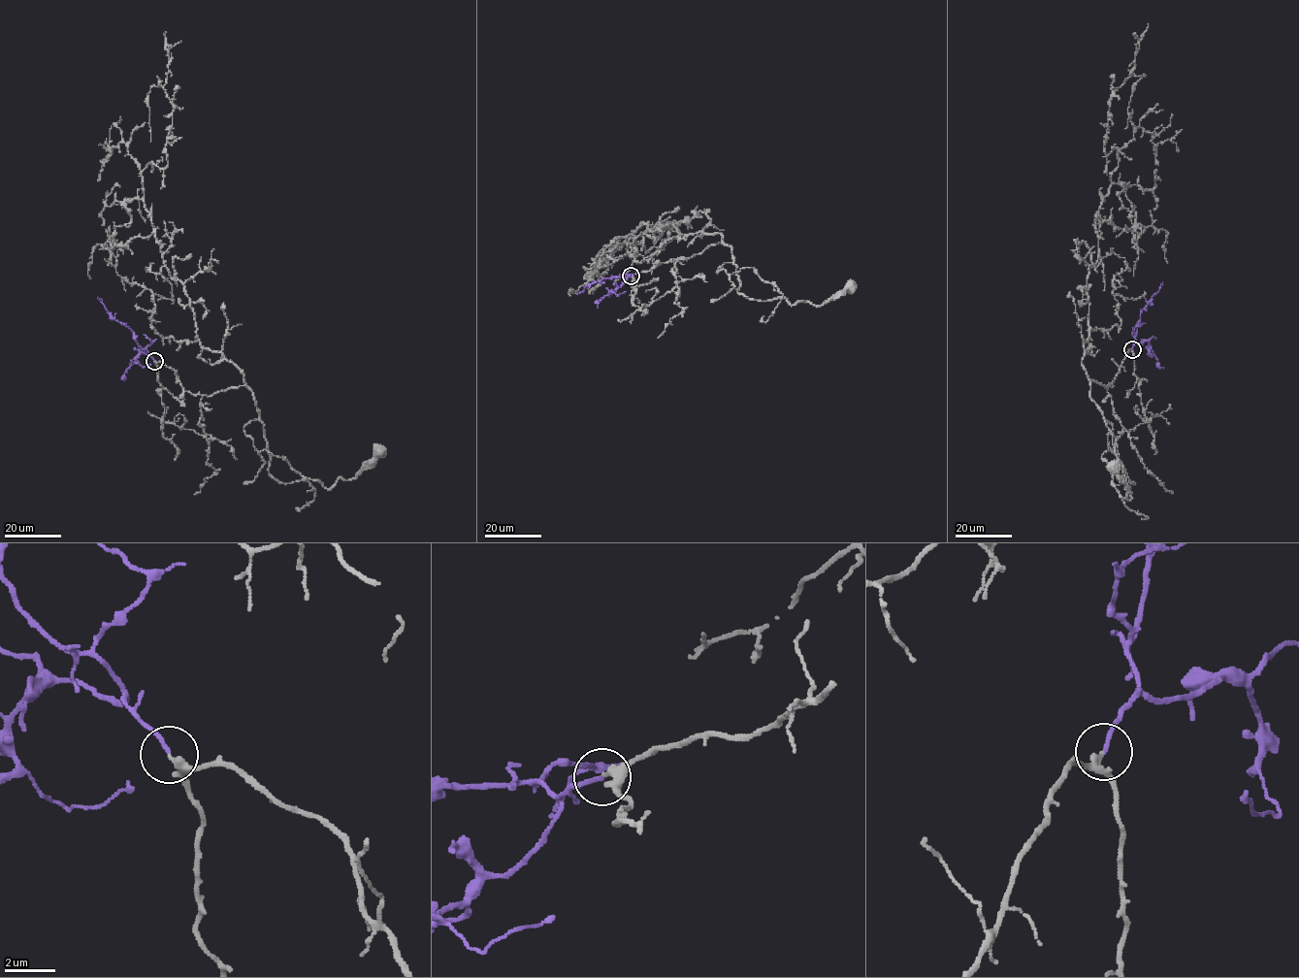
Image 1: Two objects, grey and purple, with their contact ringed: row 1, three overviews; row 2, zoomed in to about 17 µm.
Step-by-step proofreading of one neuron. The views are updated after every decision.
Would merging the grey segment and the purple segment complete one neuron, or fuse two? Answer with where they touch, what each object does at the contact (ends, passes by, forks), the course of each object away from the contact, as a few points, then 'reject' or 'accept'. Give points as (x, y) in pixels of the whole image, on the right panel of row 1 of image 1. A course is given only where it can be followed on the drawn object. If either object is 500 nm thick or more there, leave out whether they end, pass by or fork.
at (1132, 349); grey passes by; purple ends there; grey runs (1132, 348), (1106, 388), (1088, 380), (1090, 398), (1122, 465), (1128, 500), (1127, 489), (1130, 493), (1114, 467); purple runs (1132, 348), (1141, 311), (1162, 282); accept

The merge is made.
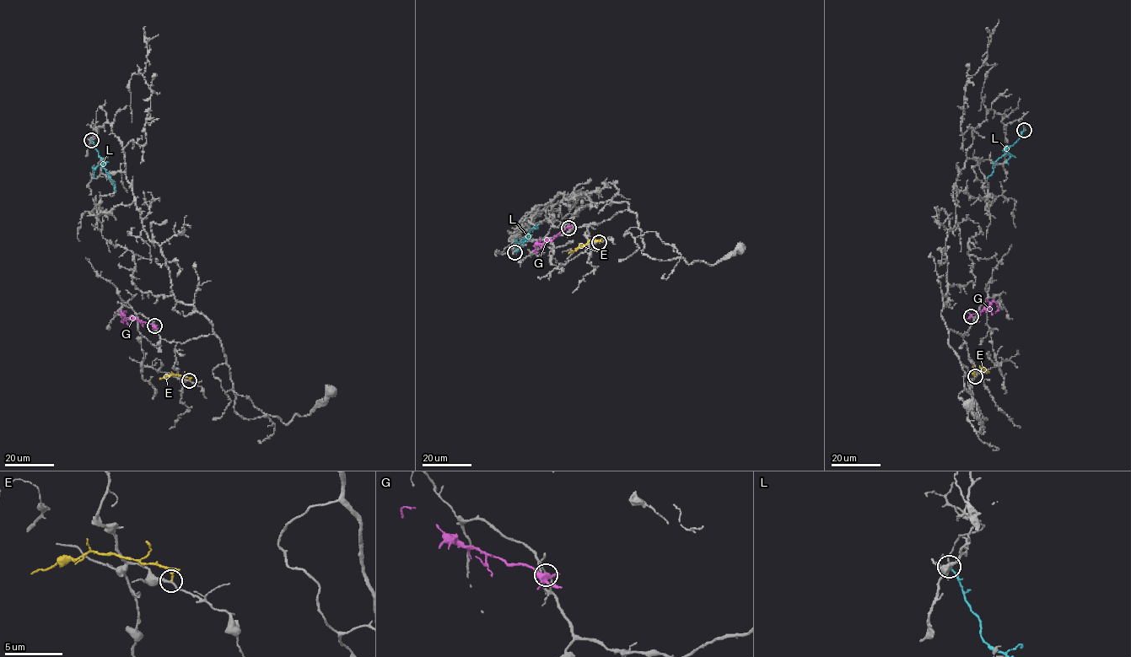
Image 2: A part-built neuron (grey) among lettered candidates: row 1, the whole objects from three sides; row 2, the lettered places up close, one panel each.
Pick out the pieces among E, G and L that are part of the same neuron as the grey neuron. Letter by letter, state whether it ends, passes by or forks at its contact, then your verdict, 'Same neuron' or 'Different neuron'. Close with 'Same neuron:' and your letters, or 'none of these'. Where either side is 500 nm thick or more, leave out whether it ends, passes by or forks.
E: It ends there. Different neuron
G: It forks there. Different neuron
L: It ends there. Different neuron
Same neuron: none of these

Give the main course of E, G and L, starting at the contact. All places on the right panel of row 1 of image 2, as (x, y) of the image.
E: (975, 376), (974, 370), (981, 368), (989, 372)
G: (971, 315), (989, 308), (993, 301), (998, 307), (995, 312)
L: (1024, 130), (1020, 137), (994, 163), (993, 172), (987, 178)

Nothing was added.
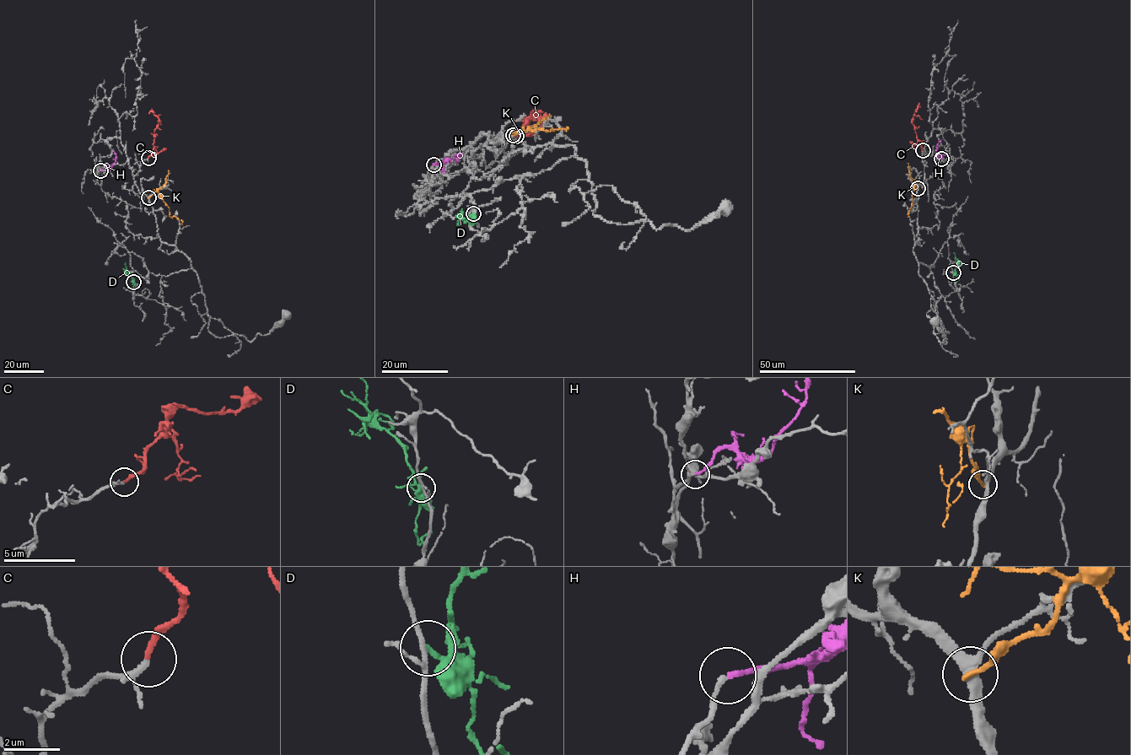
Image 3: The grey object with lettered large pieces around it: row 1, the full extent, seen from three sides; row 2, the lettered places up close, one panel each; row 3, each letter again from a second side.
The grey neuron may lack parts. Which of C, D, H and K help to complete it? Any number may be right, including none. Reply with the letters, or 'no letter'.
C, H

